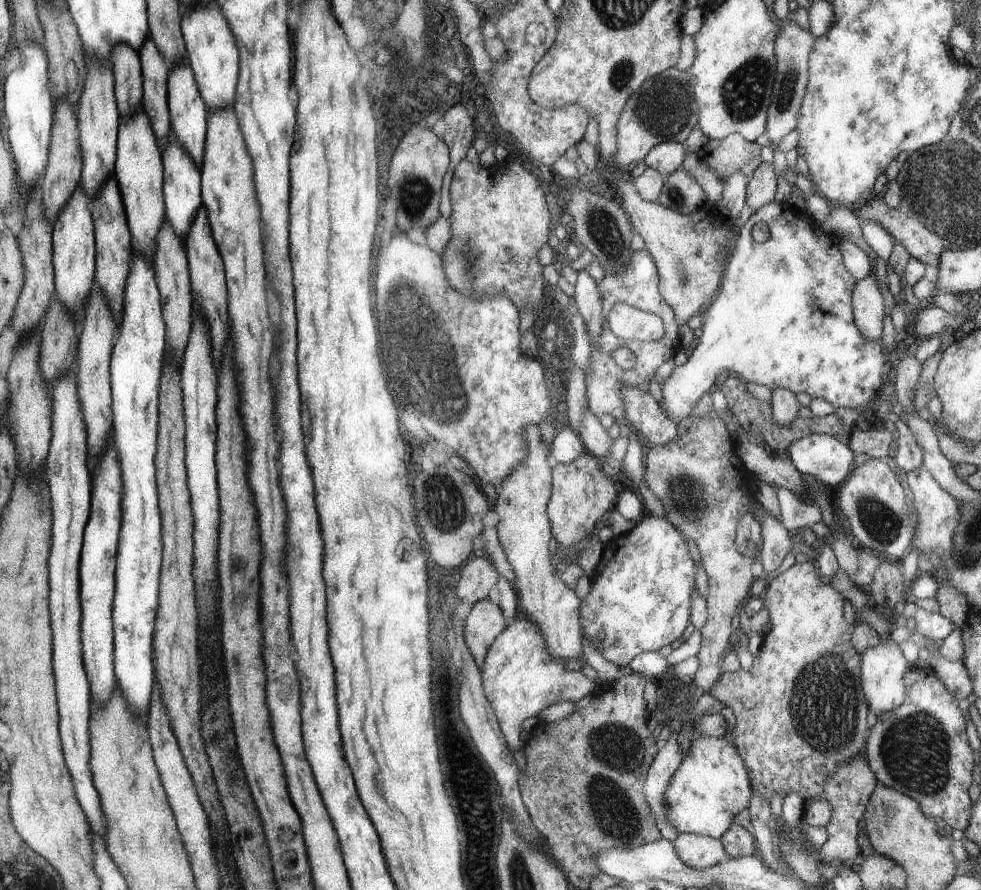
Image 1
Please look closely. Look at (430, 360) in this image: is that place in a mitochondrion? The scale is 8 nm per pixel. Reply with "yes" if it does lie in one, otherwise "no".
yes

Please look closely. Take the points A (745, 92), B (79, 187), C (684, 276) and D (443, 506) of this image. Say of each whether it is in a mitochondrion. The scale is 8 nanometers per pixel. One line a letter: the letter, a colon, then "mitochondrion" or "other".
A: mitochondrion
B: other
C: mitochondrion
D: mitochondrion

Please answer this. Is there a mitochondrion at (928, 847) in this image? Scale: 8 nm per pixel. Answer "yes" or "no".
no

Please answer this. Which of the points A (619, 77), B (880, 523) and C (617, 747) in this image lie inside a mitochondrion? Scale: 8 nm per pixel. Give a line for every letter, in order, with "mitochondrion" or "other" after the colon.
A: mitochondrion
B: mitochondrion
C: mitochondrion

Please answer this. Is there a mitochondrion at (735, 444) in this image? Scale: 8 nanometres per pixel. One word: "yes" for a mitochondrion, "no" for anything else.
no

